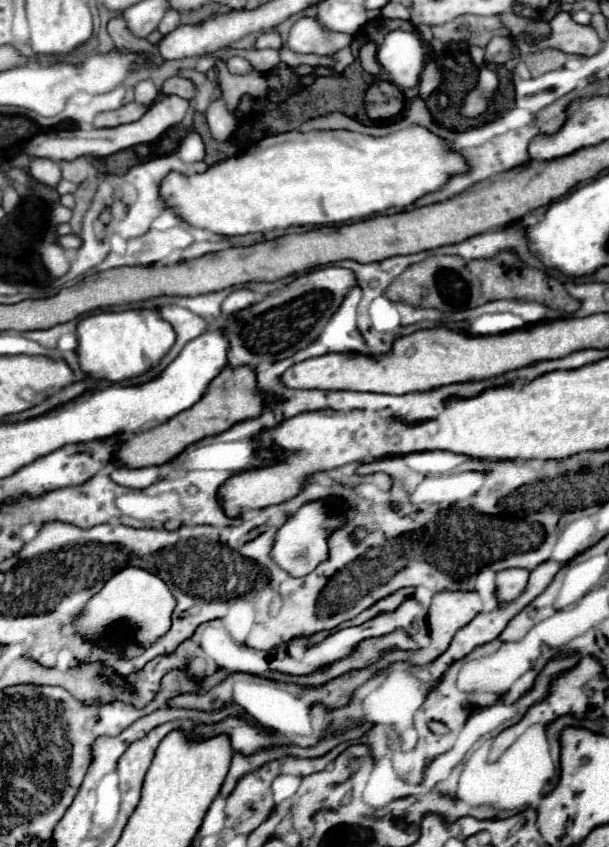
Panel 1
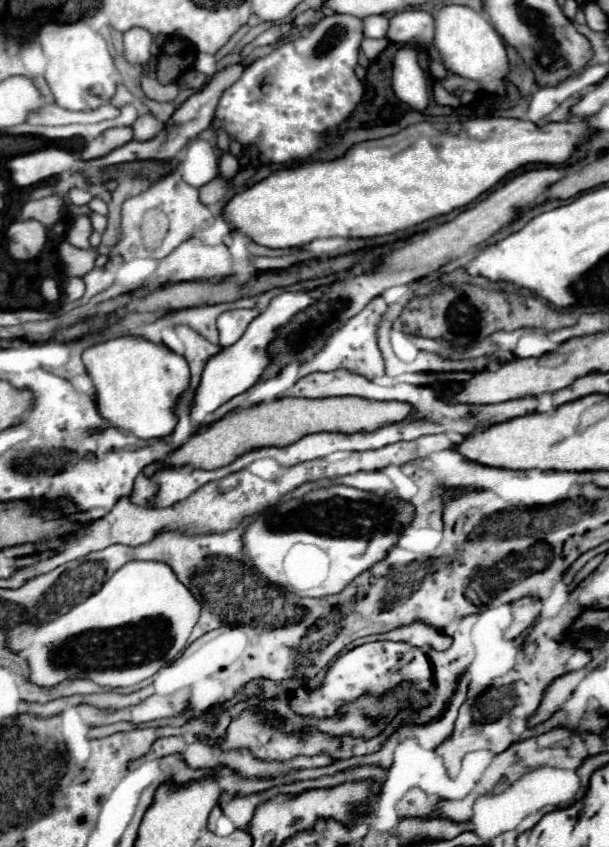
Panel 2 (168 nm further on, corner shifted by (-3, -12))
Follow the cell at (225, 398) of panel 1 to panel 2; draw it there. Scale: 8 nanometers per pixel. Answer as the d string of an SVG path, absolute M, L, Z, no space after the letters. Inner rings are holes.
M358 396L346 398L282 398L270 404L258 404L246 408L238 414L224 416L214 422L208 430L192 436L182 448L172 452L164 462L170 466L192 466L202 470L214 470L220 466L228 466L238 456L248 454L250 450L266 448L266 446L288 446L298 442L300 438L316 432L340 432L340 434L356 434L356 432L374 432L382 426L398 424L412 414L412 406L408 402L378 402Z

